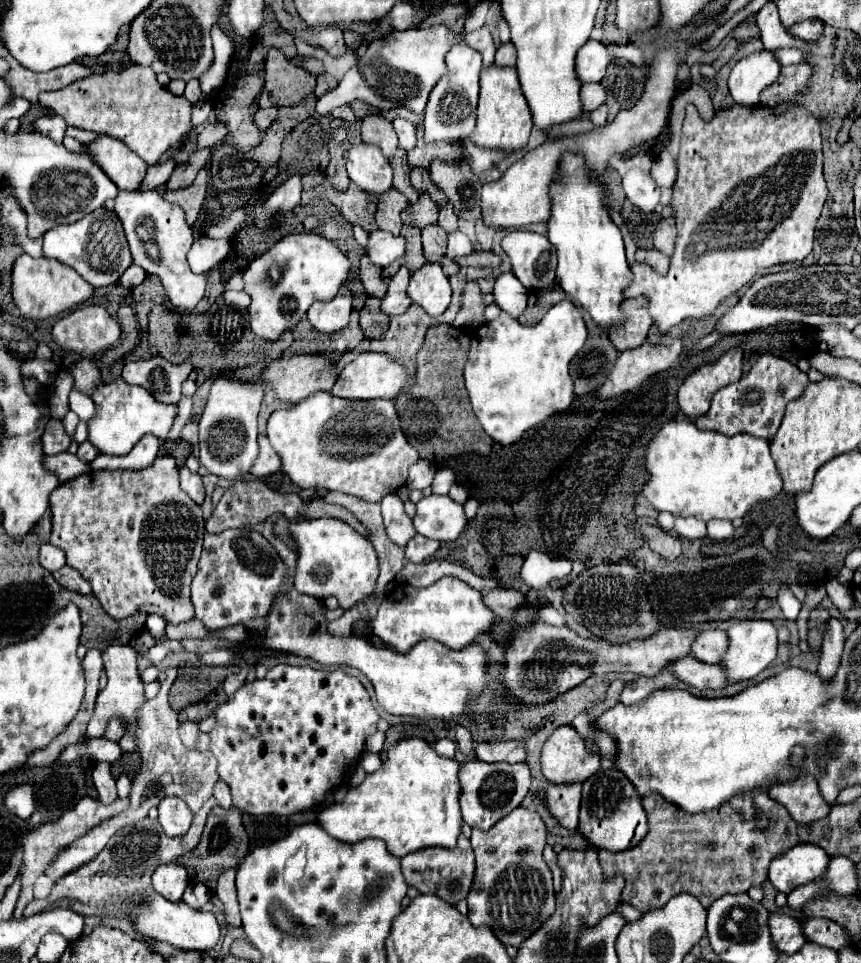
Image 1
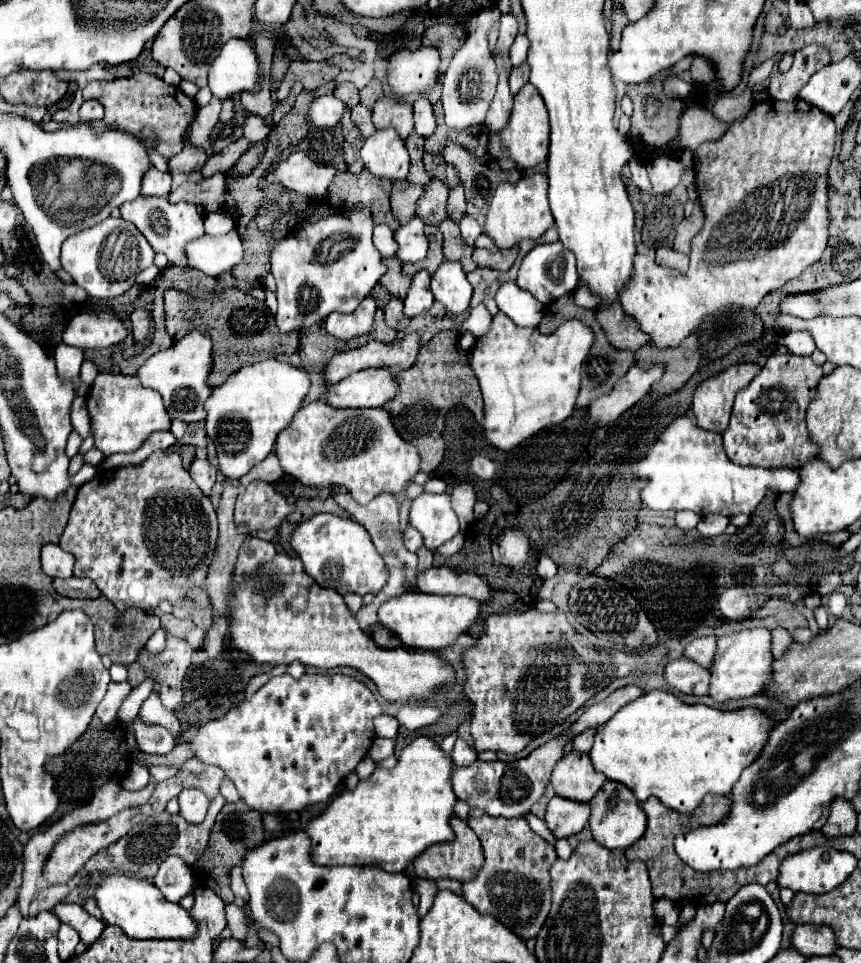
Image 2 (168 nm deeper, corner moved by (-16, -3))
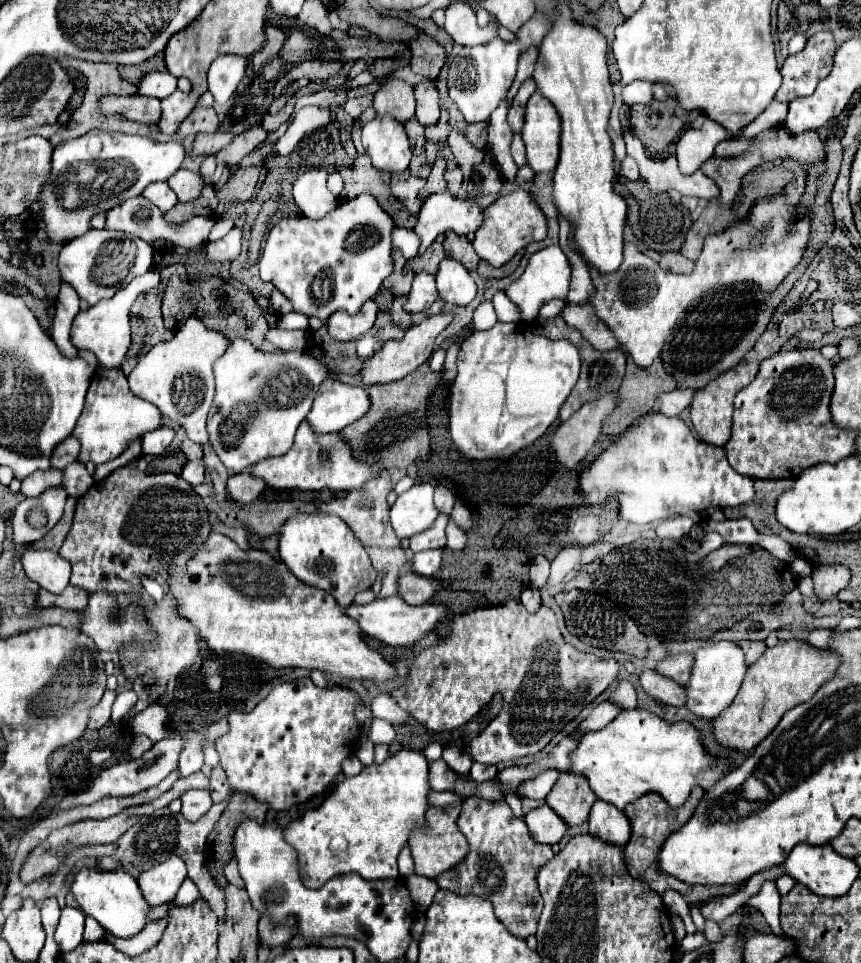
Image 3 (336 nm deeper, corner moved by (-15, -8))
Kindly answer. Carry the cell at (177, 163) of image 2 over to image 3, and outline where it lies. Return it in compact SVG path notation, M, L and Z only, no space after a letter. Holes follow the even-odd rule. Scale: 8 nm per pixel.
M213 132L213 134L197 134L191 158L201 156L201 154L217 154L221 148L225 148L231 142L233 134L229 132Z

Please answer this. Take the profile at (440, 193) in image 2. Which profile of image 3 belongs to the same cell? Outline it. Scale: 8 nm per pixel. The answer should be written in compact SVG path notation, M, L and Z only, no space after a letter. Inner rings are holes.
M442 157L437 158L427 178L427 190L429 190L429 192L439 192L439 190L445 188L445 170L446 160Z

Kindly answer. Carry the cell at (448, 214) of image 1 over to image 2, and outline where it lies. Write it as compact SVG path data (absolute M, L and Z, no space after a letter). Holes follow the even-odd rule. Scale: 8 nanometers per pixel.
M458 185L458 187L454 187L454 189L450 191L450 197L448 197L448 217L450 217L454 223L460 223L464 215L466 215L464 189L462 189L462 185Z

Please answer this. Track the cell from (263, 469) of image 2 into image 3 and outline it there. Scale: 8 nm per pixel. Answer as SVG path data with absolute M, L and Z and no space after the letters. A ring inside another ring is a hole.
M233 474L227 480L227 492L235 502L249 504L253 502L265 488L265 482L253 478L251 474Z

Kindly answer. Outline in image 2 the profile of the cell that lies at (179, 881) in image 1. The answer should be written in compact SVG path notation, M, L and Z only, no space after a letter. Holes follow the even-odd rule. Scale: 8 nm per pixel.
M168 857L164 863L160 863L158 873L154 877L154 885L172 903L180 903L196 889L194 873L180 857Z

